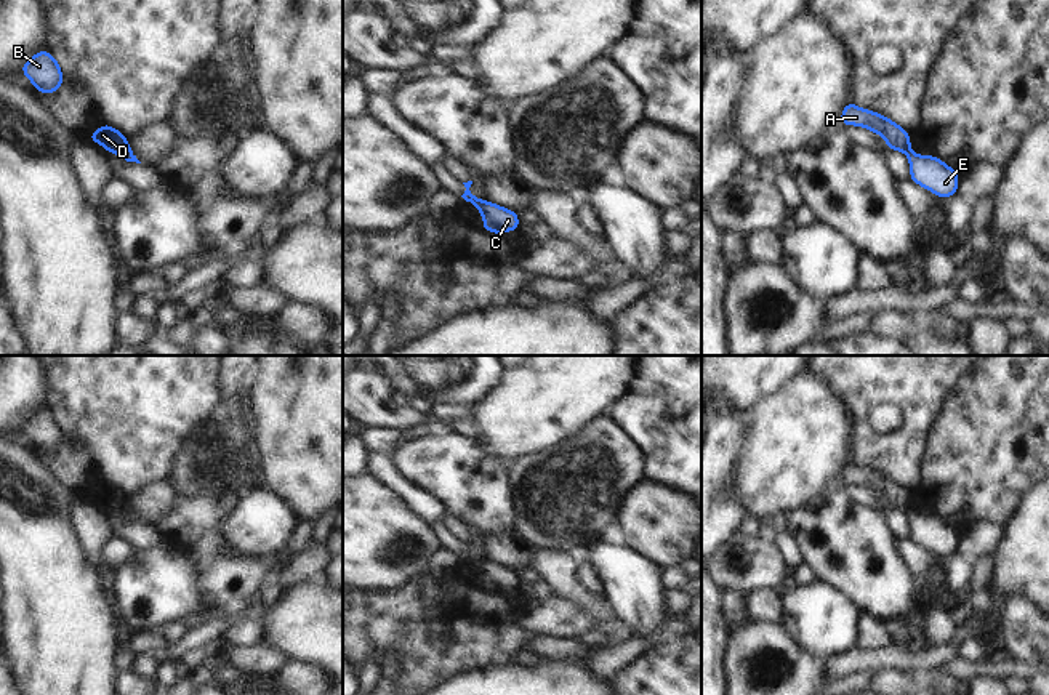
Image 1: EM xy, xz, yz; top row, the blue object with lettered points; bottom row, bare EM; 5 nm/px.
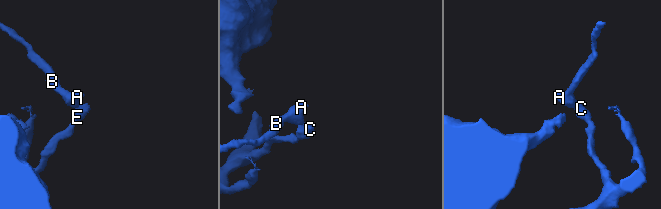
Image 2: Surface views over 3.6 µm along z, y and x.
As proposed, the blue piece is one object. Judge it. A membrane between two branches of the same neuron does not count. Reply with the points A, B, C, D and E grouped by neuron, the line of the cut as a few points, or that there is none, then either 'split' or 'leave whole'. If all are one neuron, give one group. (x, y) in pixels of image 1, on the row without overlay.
A B D / C E | xy (127, 503), (119, 513) | split

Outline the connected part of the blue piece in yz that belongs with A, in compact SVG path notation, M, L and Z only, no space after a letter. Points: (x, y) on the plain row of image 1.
M850 460L844 464L839 477L844 487L857 484L881 493L889 509L900 509L906 512L910 508L911 493L894 479L874 469L858 466Z

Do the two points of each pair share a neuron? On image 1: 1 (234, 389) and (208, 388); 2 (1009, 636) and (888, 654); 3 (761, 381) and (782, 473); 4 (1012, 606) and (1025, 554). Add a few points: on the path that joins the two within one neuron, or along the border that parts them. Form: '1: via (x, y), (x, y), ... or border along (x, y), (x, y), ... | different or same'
1: border along (225, 372), (221, 383), (223, 402), (215, 412) | different
2: border along (990, 634), (985, 639) | different
3: via (782, 404), (782, 450) | same
4: border along (987, 591), (992, 588), (1020, 590), (1032, 599) | different

